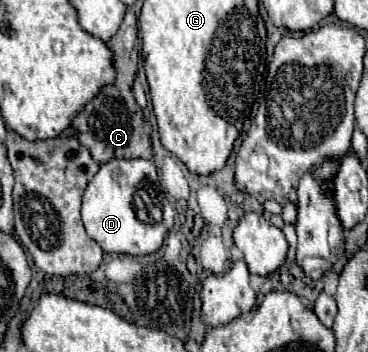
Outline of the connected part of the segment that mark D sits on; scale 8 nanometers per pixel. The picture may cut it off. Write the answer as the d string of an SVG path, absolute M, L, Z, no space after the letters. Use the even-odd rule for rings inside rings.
M111 159L89 181L85 195L83 195L81 219L87 229L87 235L95 239L105 253L117 253L117 255L155 253L161 247L167 231L173 227L175 211L167 199L163 199L161 223L145 225L137 219L133 211L133 197L139 185L145 181L145 177L149 177L149 171L153 171L153 177L155 177L155 165L147 159Z

